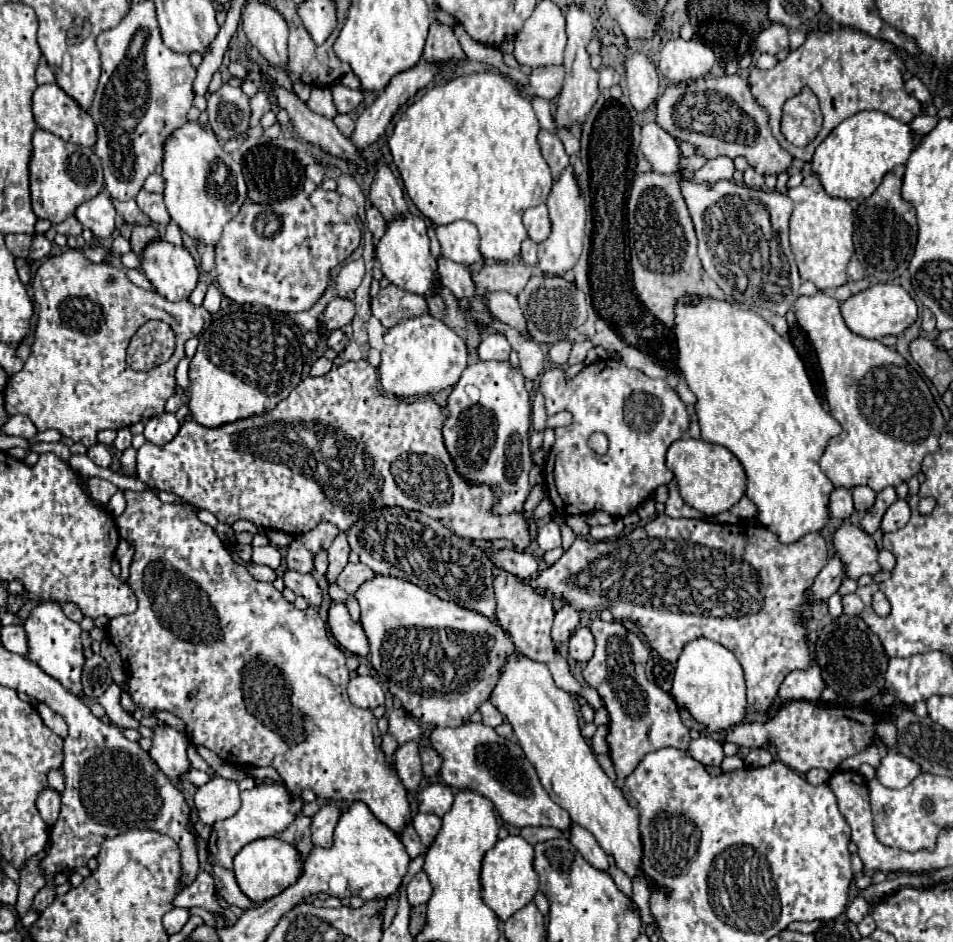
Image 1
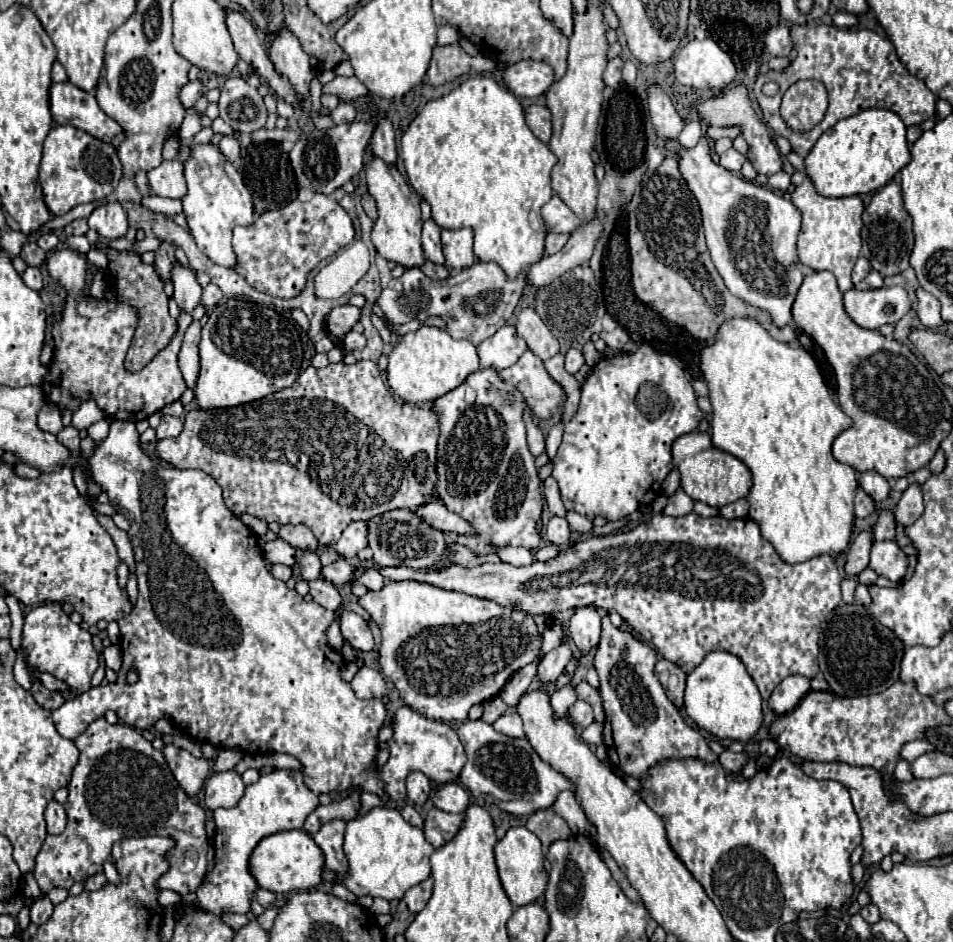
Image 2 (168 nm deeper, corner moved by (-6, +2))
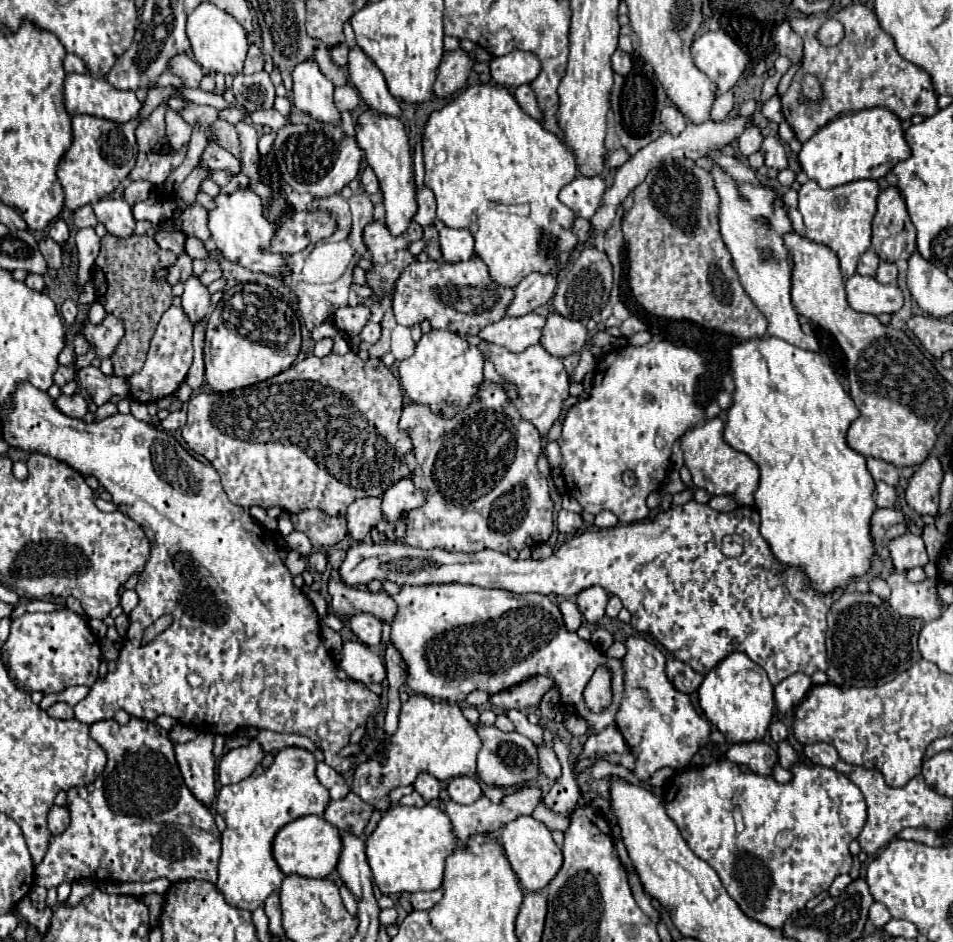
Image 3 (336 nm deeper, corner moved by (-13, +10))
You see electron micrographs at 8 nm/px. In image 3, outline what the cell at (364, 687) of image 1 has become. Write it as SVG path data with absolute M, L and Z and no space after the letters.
M345 641L337 659L337 667L341 667L349 679L369 683L381 683L385 679L383 659L373 653L367 645L359 641Z

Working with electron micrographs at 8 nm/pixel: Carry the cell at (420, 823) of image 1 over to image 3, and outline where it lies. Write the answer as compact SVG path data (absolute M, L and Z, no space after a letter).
M523 785L523 787L517 789L515 793L505 795L499 803L491 803L491 799L487 799L487 797L483 795L481 799L477 799L477 801L471 803L471 805L459 805L459 803L455 803L455 801L449 801L447 807L445 807L445 811L447 811L447 815L449 815L451 823L453 823L453 831L455 831L457 839L459 839L461 843L465 843L465 841L467 841L471 835L475 835L475 833L489 835L489 833L497 831L499 827L503 827L505 823L517 819L519 815L531 815L533 809L541 803L541 797L543 797L543 793L541 793L541 789L539 789L537 785Z

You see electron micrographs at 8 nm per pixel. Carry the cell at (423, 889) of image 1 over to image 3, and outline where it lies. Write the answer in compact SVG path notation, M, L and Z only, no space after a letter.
M435 889L435 891L417 891L411 895L411 905L413 911L425 911L431 909L435 903L439 903L443 897L443 889Z

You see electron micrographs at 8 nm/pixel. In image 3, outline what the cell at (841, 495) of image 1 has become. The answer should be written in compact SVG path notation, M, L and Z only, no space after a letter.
M879 481L873 493L873 499L877 503L877 507L893 507L895 505L895 487Z

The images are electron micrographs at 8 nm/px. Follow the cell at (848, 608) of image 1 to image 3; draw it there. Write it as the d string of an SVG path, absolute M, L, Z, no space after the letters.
M875 577L875 579L869 583L869 587L871 587L871 593L879 595L881 599L887 599L887 597L891 595L891 589L889 589L889 585L887 585L883 579L879 579L879 577Z

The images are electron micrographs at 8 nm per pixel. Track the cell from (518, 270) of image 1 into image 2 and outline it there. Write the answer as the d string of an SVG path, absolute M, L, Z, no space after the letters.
M478 261L446 281L428 279L420 269L406 269L402 277L392 279L382 289L378 305L392 323L408 323L414 319L424 321L430 315L438 315L448 323L446 331L452 337L468 339L474 345L480 345L484 339L492 337L502 325L506 325L506 321L516 311L524 287L524 275L508 279L498 263Z

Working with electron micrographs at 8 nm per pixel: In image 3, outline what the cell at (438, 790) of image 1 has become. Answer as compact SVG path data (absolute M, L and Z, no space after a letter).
M455 777L455 779L451 779L447 791L449 791L449 797L455 803L461 803L461 805L469 805L469 803L477 801L483 795L479 781L473 779L473 777Z

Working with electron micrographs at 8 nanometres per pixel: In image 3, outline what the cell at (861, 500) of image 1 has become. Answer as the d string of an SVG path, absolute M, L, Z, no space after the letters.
M869 457L867 459L867 469L869 473L873 475L875 481L885 481L887 485L897 485L899 483L899 469L883 459L875 459L875 457Z

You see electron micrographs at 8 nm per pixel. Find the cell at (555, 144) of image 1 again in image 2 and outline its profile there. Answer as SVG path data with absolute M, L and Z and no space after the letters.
M530 105L526 109L526 119L532 129L532 133L542 141L548 143L552 137L552 121L550 121L550 111L542 105Z

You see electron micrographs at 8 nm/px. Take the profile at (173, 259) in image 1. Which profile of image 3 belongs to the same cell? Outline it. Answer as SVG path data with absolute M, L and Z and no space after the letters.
M191 277L189 281L185 281L185 293L183 293L181 301L183 301L185 315L189 317L189 321L193 325L203 321L211 311L211 295L209 295L207 287L199 283L197 277Z

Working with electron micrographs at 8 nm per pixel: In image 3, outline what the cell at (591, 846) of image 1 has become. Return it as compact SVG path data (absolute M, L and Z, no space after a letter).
M547 727L543 731L543 743L537 745L537 751L539 751L539 769L547 773L551 781L557 781L561 775L561 763L553 751L553 735Z

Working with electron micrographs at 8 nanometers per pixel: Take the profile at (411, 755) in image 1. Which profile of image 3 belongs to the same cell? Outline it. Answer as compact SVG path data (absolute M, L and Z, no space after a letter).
M421 773L421 775L415 779L413 787L415 787L415 791L417 791L425 801L437 799L437 797L439 797L439 791L441 791L441 783L439 783L435 777L431 777L429 773Z

